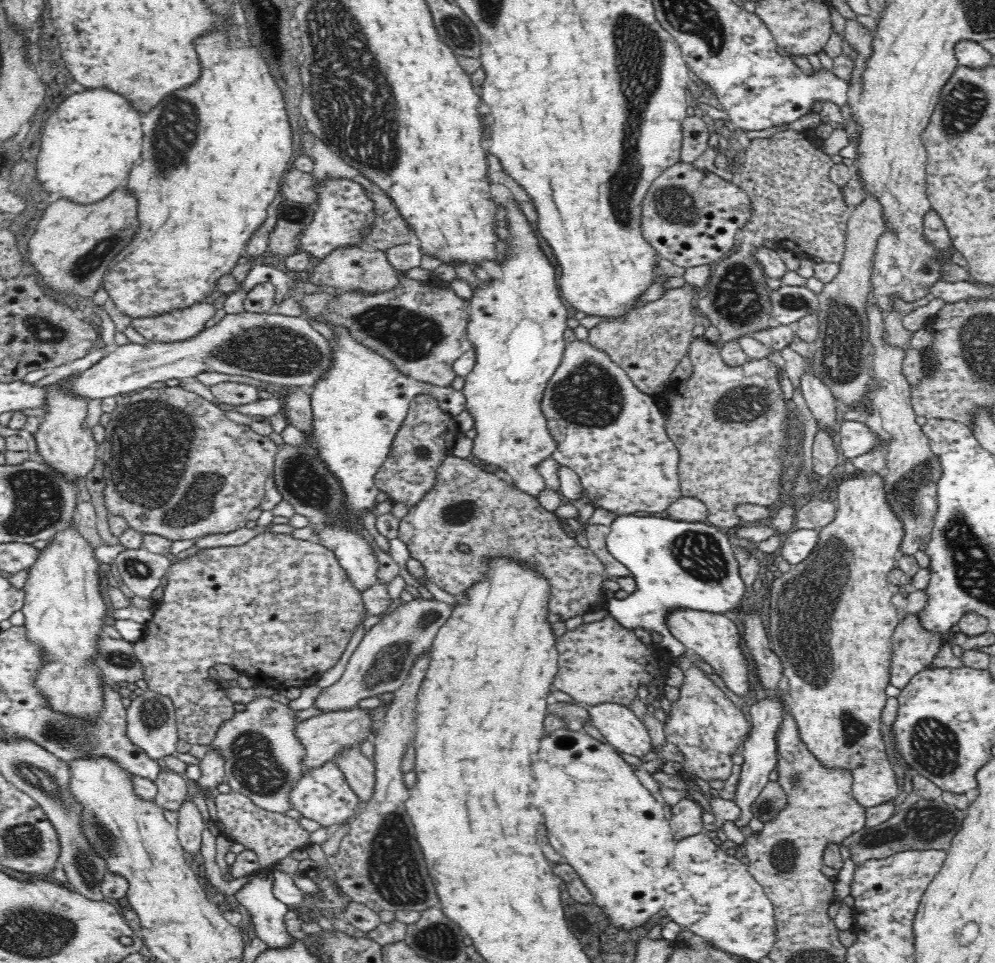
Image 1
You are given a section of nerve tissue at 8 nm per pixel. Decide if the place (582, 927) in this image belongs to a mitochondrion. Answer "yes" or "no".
no

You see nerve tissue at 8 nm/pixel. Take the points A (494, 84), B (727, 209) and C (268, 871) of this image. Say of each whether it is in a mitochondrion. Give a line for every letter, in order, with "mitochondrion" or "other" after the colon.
A: other
B: other
C: other

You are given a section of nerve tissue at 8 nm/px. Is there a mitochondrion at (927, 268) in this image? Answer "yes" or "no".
yes

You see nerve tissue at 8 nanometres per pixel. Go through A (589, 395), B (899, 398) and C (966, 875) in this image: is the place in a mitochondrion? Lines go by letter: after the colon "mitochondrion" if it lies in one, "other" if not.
A: mitochondrion
B: other
C: other

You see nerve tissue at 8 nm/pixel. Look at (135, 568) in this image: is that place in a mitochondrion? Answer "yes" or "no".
yes

